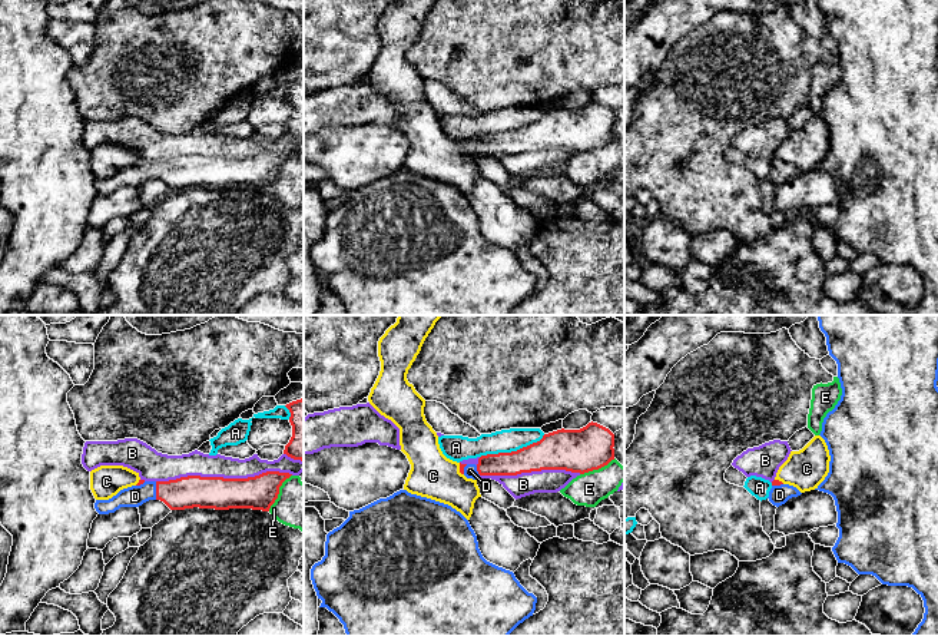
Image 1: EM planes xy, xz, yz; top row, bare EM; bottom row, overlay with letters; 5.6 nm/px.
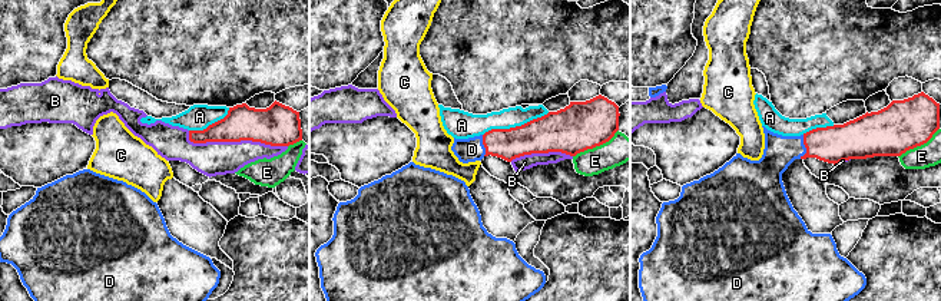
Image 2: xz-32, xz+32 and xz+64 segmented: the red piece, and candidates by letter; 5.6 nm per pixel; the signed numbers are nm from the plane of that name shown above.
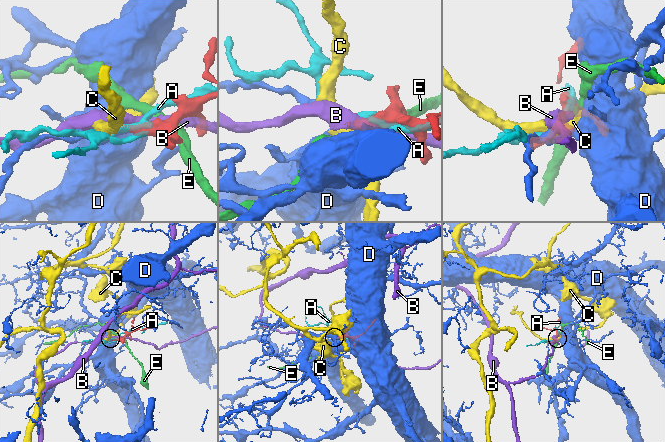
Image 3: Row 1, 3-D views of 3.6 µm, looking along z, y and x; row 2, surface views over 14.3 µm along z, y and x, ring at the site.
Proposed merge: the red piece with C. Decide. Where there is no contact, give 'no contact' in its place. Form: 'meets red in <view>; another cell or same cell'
meets red in xz; another cell

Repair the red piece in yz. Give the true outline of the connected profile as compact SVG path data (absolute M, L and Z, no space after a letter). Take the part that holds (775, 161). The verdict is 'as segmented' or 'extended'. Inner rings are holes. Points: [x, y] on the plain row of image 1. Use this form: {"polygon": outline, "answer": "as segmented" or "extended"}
{"polygon": "M773 159L768 178L773 185L779 186L785 183L789 178L798 176L801 173L802 172L796 166L783 163L779 159Z", "answer": "extended"}

